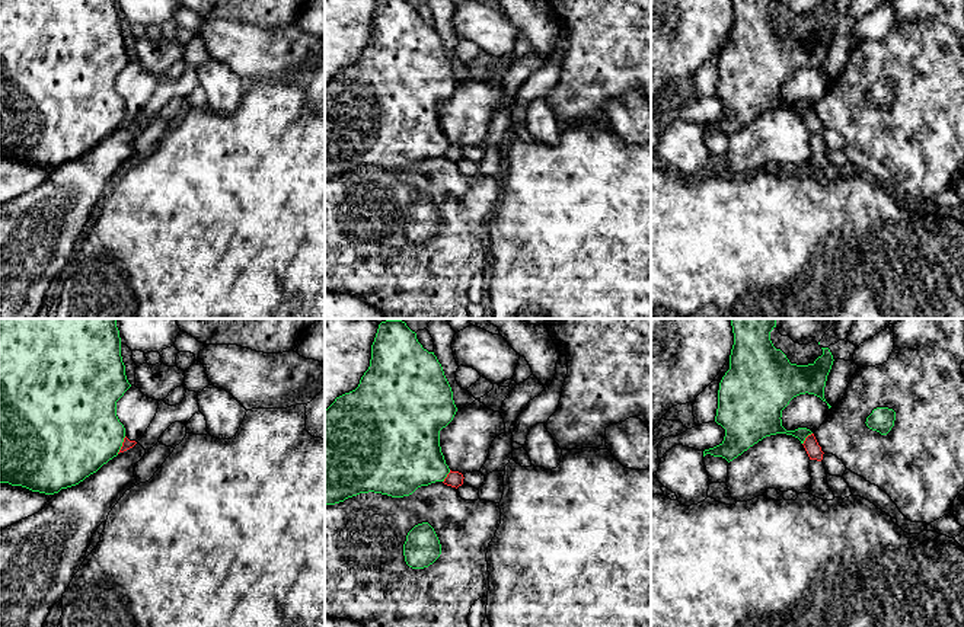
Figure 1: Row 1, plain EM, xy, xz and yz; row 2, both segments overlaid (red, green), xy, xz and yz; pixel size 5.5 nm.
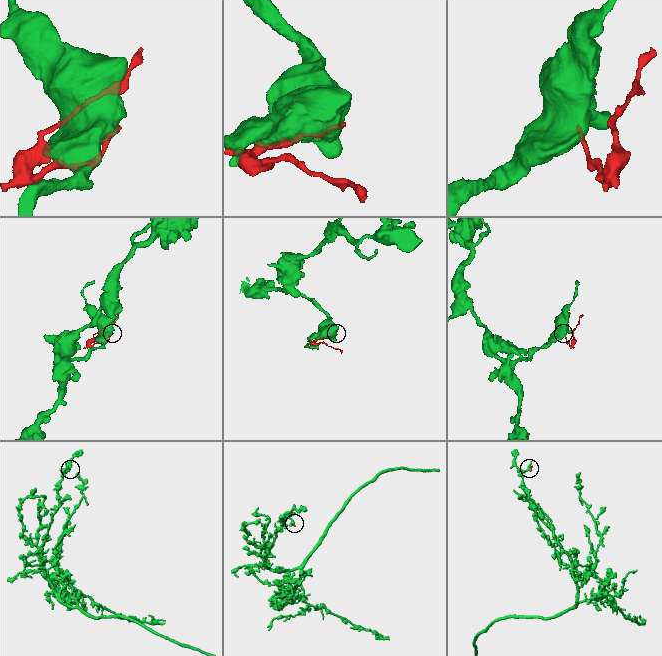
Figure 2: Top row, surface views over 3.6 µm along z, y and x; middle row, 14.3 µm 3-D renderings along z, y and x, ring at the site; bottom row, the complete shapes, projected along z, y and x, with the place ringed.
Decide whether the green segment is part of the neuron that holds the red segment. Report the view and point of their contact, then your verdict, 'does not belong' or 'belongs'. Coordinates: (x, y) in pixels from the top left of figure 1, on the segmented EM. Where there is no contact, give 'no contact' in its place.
xy (123, 445) | does not belong

